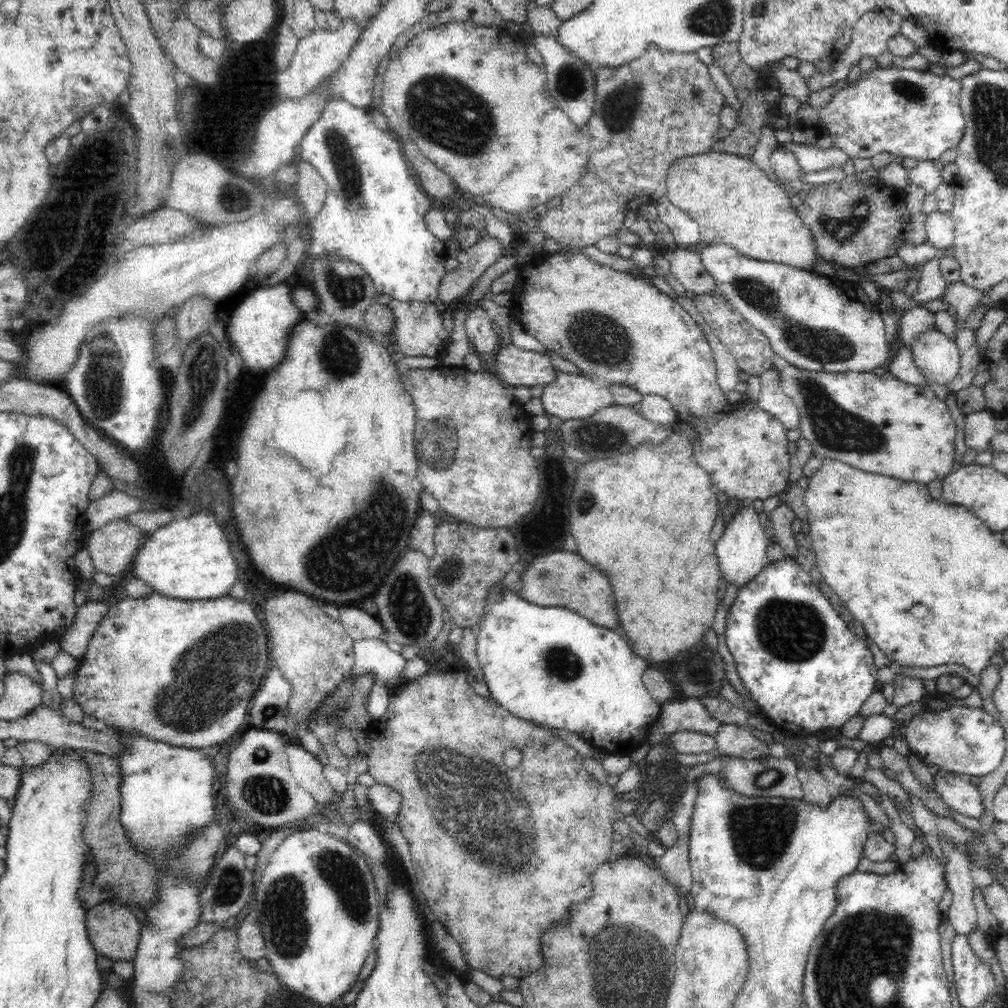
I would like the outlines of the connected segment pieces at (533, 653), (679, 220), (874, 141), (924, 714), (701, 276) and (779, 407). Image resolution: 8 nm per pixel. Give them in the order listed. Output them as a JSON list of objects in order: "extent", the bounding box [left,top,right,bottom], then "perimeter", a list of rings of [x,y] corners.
[{"extent":[477,583,661,756],"perimeter":[[[501,583],[495,584],[489,590],[478,626],[480,626],[480,630],[477,635],[477,659],[480,663],[480,668],[484,670],[484,680],[490,691],[489,698],[494,699],[500,706],[507,708],[513,716],[525,721],[534,722],[534,724],[544,728],[552,727],[568,730],[578,735],[578,737],[582,738],[582,741],[586,741],[592,748],[596,748],[600,752],[622,756],[630,756],[634,750],[641,746],[644,740],[647,739],[649,728],[660,718],[661,703],[656,702],[651,697],[643,683],[642,675],[649,667],[648,662],[646,662],[646,659],[636,655],[626,641],[624,641],[624,638],[620,637],[613,630],[592,624],[586,617],[580,616],[570,609],[558,607],[558,605],[544,607],[532,604],[530,601],[526,601],[524,597],[520,597],[518,591],[514,592],[514,590],[504,587]]]},{"extent":[654,195,701,246],"perimeter":[[[666,195],[661,196],[654,204],[658,211],[658,220],[670,228],[676,245],[690,246],[701,242],[697,222],[687,212],[672,205]]]},{"extent":[817,63,965,160],"perimeter":[[[893,63],[886,67],[881,68],[876,66],[875,70],[869,73],[861,73],[856,82],[848,82],[844,84],[838,92],[832,94],[832,100],[826,106],[817,110],[820,120],[832,135],[833,146],[841,148],[849,158],[872,158],[882,152],[888,152],[894,156],[903,156],[903,158],[916,158],[916,160],[934,160],[939,159],[943,152],[946,150],[957,147],[960,139],[964,136],[965,131],[965,118],[960,104],[961,82],[953,80],[951,76],[940,73],[939,71],[919,71],[918,69],[900,68]]]},{"extent":[857,706,1006,780],"perimeter":[[[949,706],[946,710],[938,712],[924,707],[920,714],[916,714],[902,725],[898,725],[894,718],[876,714],[864,719],[862,728],[857,734],[857,738],[865,743],[877,742],[879,745],[888,736],[906,741],[909,752],[916,755],[924,764],[965,776],[970,780],[978,780],[979,777],[996,770],[1004,758],[1006,746],[1004,728],[1000,721],[990,716],[982,707]]]},{"extent":[663,247,717,296],"perimeter":[[[674,247],[674,251],[668,251],[663,257],[670,262],[670,272],[690,296],[717,290],[715,280],[703,265],[699,252]]]},{"extent":[757,367,799,430],"perimeter":[[[775,367],[760,375],[761,390],[757,405],[769,415],[775,416],[784,429],[794,430],[799,428],[799,410],[794,401],[783,391],[780,386],[779,372]]]}]

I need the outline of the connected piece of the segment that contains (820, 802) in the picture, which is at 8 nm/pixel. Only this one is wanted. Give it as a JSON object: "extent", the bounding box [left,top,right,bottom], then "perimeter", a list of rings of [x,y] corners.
{"extent":[797,766,835,809],"perimeter":[[[802,766],[798,769],[797,777],[801,782],[802,800],[811,803],[815,807],[826,809],[828,804],[832,802],[835,793],[821,772]]]}

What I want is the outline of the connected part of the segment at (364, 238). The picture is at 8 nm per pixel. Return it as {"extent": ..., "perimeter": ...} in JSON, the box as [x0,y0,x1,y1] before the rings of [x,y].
{"extent":[296,98,447,303],"perimeter":[[[334,98],[326,102],[324,110],[322,110],[322,116],[308,128],[308,132],[304,134],[299,146],[301,147],[300,154],[296,159],[302,159],[308,161],[320,175],[327,182],[326,198],[322,208],[317,212],[317,215],[310,222],[310,235],[307,237],[307,256],[310,260],[318,258],[318,256],[335,256],[335,258],[343,258],[343,260],[349,260],[364,269],[364,272],[370,276],[374,283],[376,292],[379,295],[388,294],[392,296],[394,300],[400,302],[422,302],[433,303],[438,298],[438,286],[440,286],[440,280],[444,278],[447,270],[444,267],[444,260],[446,260],[446,246],[444,241],[439,240],[436,236],[432,235],[432,232],[428,231],[427,224],[424,221],[424,216],[433,207],[438,207],[421,188],[416,175],[410,169],[410,166],[401,152],[401,139],[391,130],[376,129],[373,123],[373,118],[368,109],[356,108],[348,102]]]}

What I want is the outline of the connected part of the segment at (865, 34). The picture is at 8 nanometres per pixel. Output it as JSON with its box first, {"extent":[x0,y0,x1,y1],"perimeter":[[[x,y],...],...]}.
{"extent":[805,8,902,91],"perimeter":[[[880,8],[879,10],[872,10],[872,12],[866,12],[854,26],[852,30],[851,41],[846,45],[846,48],[838,55],[836,61],[832,62],[832,69],[830,73],[815,73],[810,77],[810,80],[806,80],[805,86],[813,91],[820,91],[821,89],[833,86],[838,81],[843,81],[847,77],[852,64],[859,63],[861,58],[871,57],[876,58],[884,52],[887,52],[887,40],[890,37],[894,37],[901,32],[901,20],[902,17],[888,8]]]}

